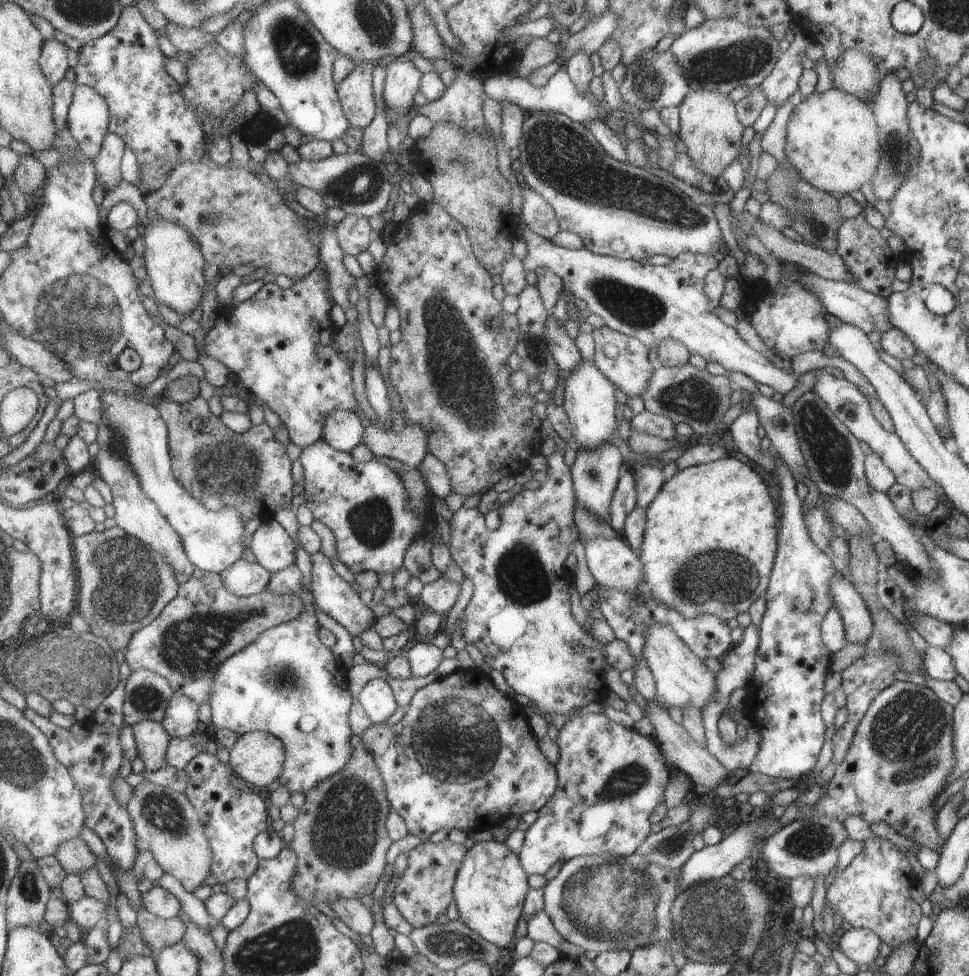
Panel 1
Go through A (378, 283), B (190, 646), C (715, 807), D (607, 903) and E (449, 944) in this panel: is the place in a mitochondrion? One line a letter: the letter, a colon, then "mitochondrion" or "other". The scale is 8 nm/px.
A: other
B: mitochondrion
C: other
D: mitochondrion
E: mitochondrion

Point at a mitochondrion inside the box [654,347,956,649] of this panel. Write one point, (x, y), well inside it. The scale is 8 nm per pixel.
(715, 576)

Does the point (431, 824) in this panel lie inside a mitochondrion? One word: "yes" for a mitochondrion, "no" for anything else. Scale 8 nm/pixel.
no

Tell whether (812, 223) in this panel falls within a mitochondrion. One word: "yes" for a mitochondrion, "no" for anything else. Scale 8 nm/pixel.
yes

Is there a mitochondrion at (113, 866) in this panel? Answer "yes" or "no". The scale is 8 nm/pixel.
no

